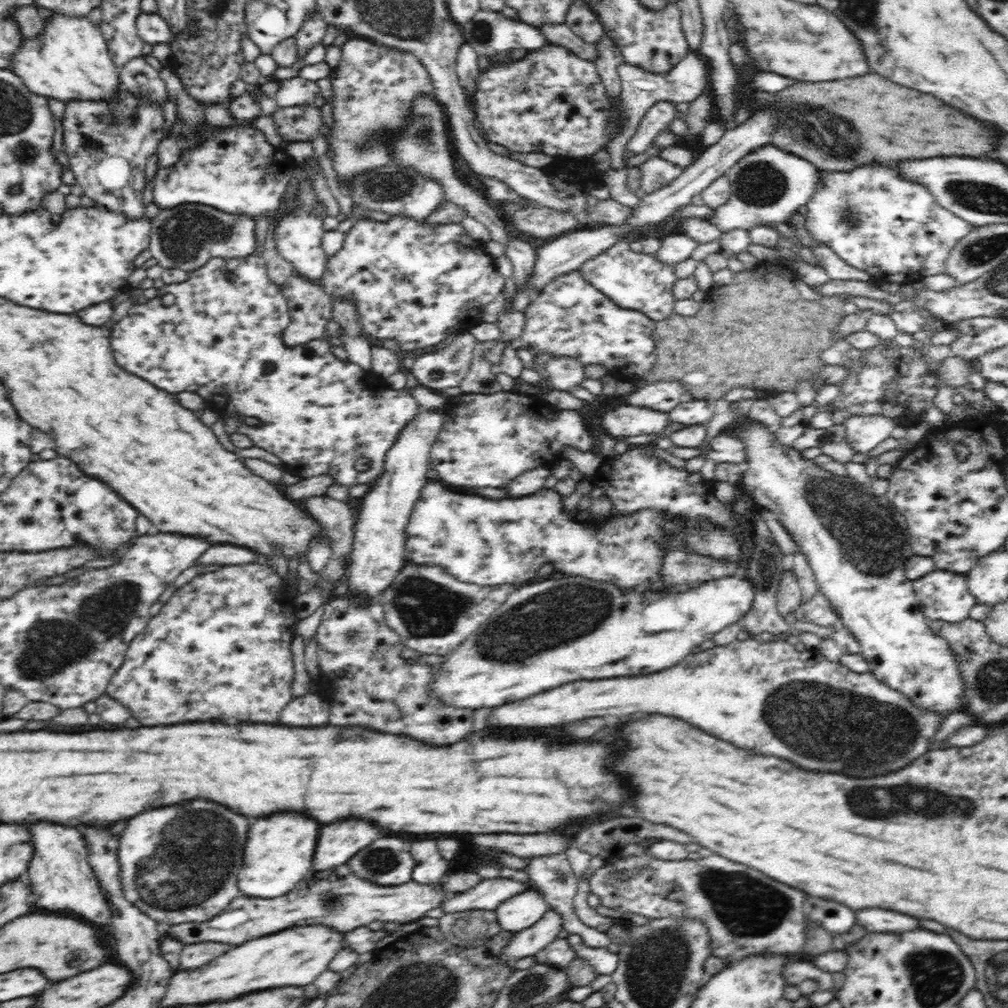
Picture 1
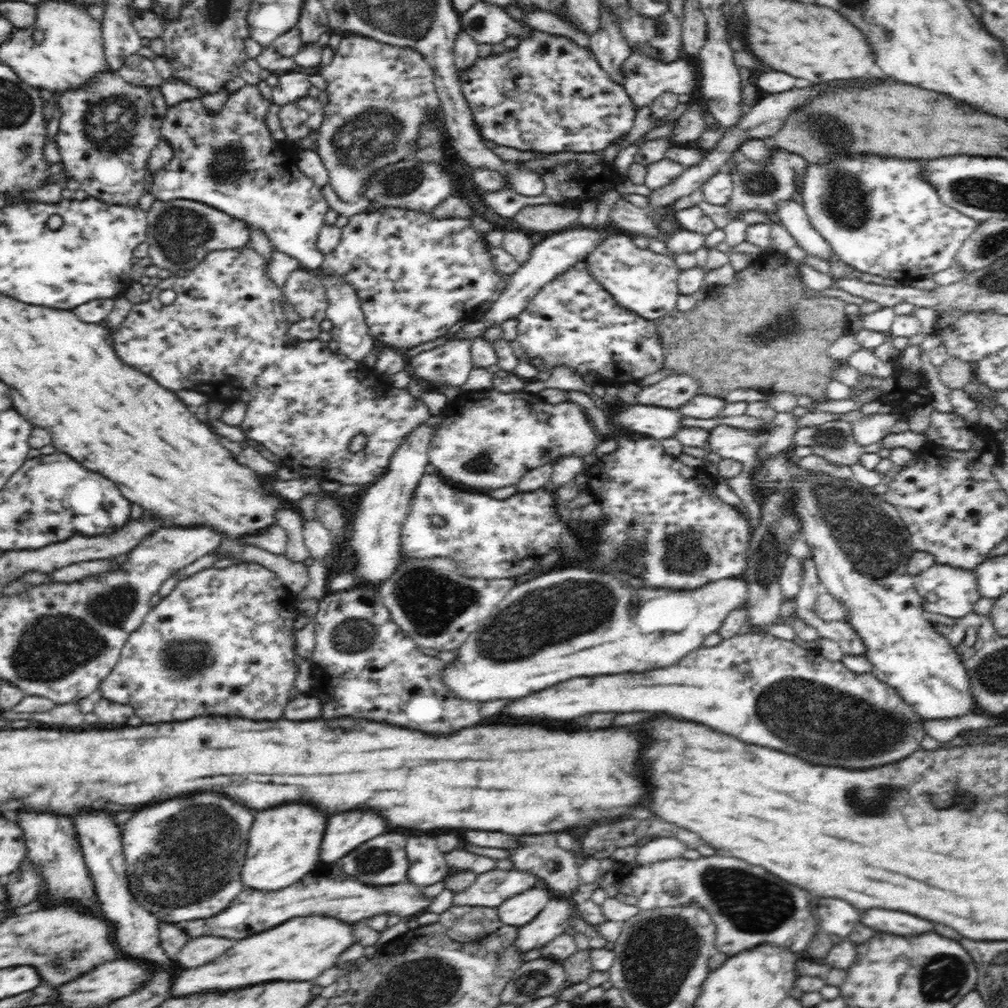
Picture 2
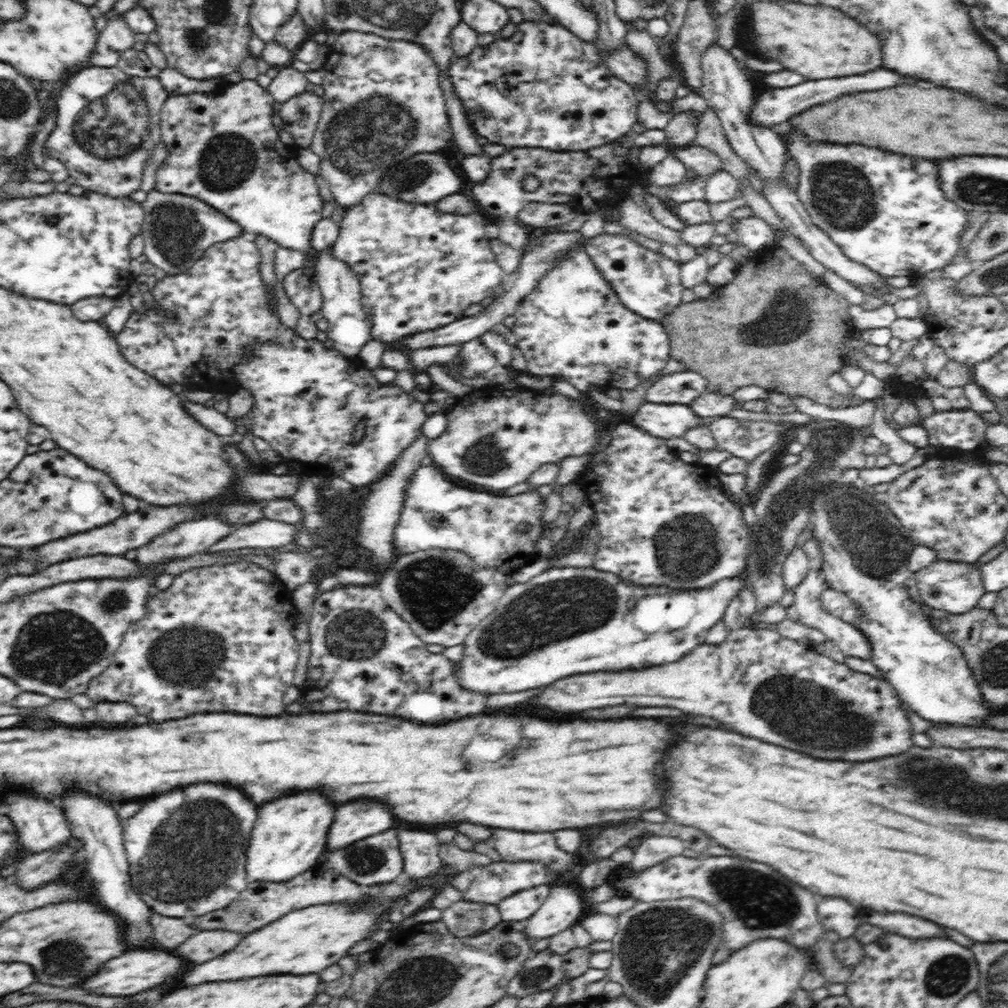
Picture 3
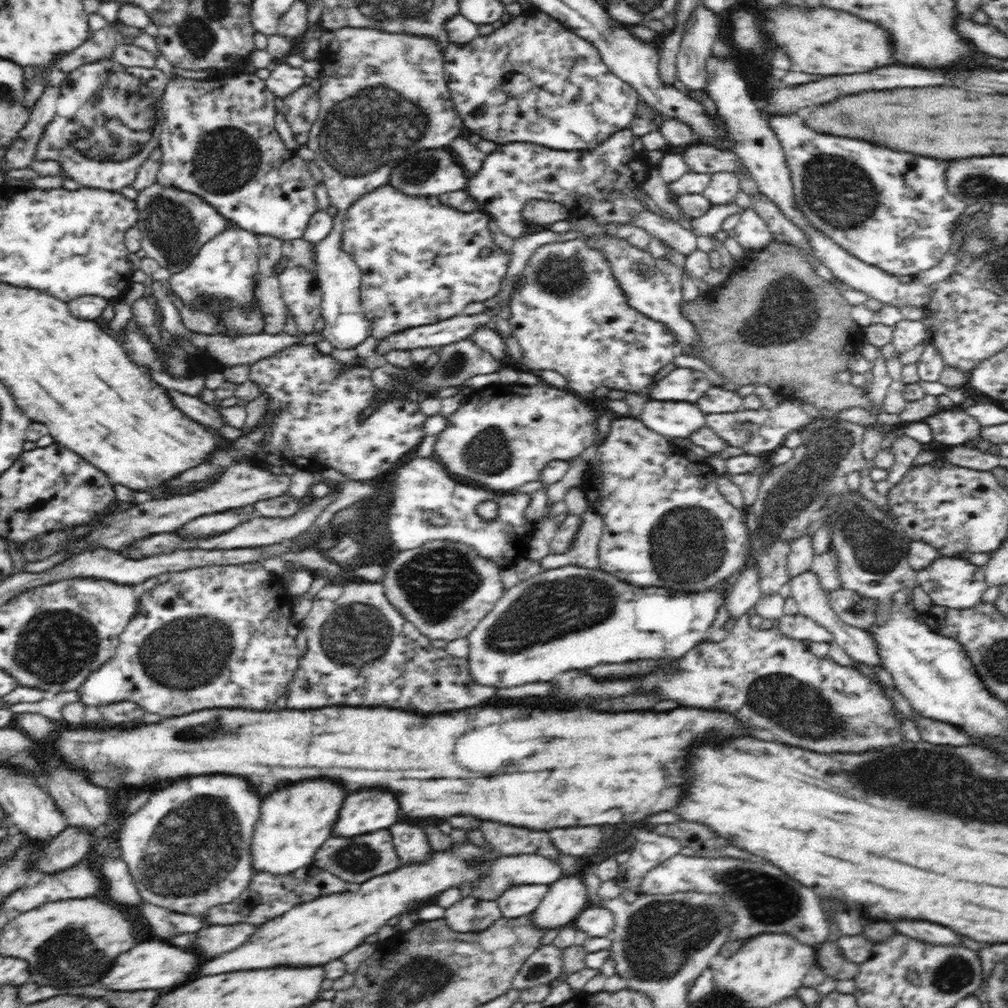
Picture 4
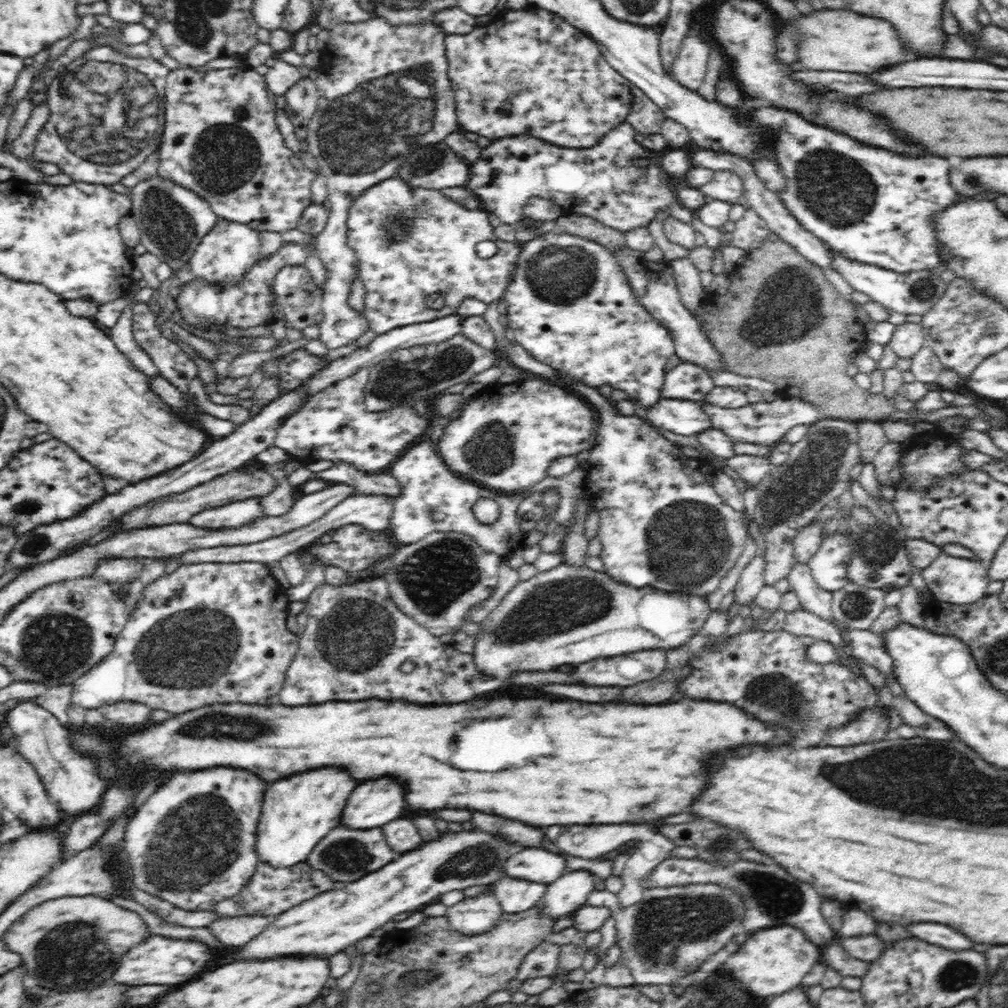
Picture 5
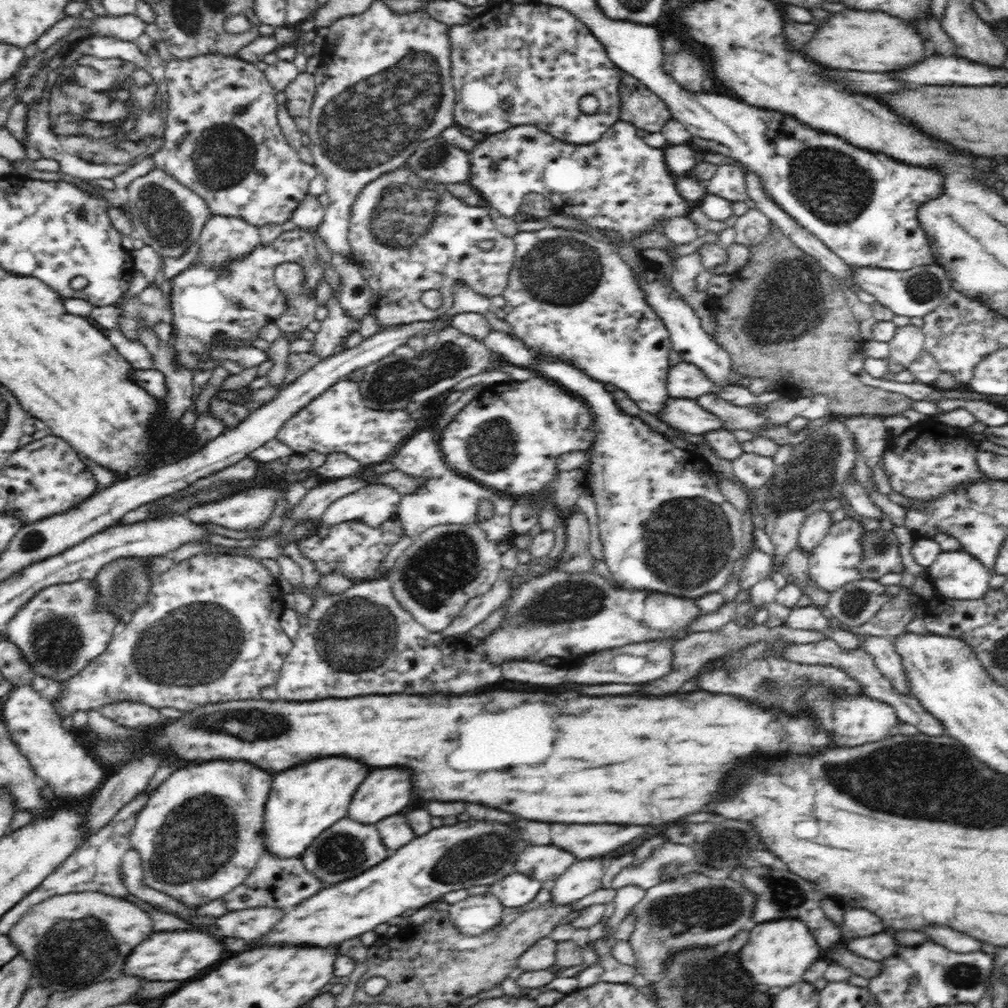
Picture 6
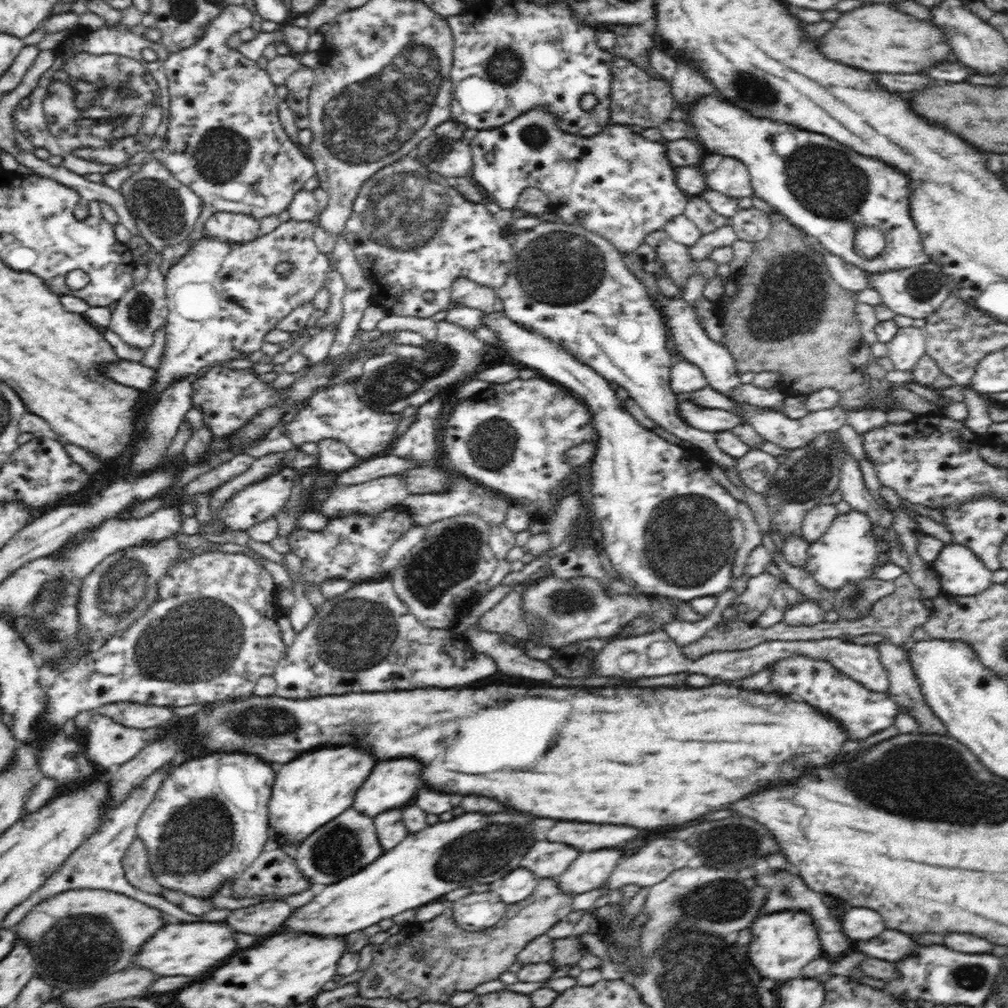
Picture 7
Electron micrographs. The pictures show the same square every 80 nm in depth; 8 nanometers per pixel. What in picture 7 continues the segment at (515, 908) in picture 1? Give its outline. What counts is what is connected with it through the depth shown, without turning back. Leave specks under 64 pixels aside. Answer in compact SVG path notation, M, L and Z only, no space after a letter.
M518 867L504 878L491 882L489 890L497 892L504 904L516 904L535 892L536 881L533 872Z

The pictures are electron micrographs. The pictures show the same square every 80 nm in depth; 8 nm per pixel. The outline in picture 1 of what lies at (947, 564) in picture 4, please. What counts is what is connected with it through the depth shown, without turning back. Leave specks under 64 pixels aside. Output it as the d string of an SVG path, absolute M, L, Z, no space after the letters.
M936 570L911 581L911 584L919 602L918 606L923 611L923 615L930 620L941 620L950 624L962 622L969 617L970 609L976 605L975 598L967 587L966 573Z

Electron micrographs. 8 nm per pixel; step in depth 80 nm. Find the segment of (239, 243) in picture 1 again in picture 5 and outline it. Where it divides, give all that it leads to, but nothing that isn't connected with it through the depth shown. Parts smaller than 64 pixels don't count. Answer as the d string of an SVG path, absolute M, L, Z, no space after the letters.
M158 174L154 178L138 182L131 188L129 197L132 201L129 217L140 229L141 244L176 271L190 260L202 238L220 219L214 214L210 203L199 194Z

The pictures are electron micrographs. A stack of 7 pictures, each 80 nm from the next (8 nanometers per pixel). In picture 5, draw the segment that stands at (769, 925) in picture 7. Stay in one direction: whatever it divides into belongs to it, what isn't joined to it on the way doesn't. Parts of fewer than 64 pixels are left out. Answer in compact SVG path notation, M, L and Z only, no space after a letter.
M776 926L756 930L742 948L732 954L726 964L724 972L730 974L738 984L742 984L752 996L768 998L779 996L797 988L802 979L808 974L816 962L820 962L818 945L810 942L799 928L794 926Z

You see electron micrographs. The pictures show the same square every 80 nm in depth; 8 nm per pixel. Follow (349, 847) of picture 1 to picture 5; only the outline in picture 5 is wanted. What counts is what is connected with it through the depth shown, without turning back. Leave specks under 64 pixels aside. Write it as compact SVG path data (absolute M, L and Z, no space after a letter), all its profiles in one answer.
M368 780L352 790L341 824L350 830L379 828L404 812L404 788L396 780Z

